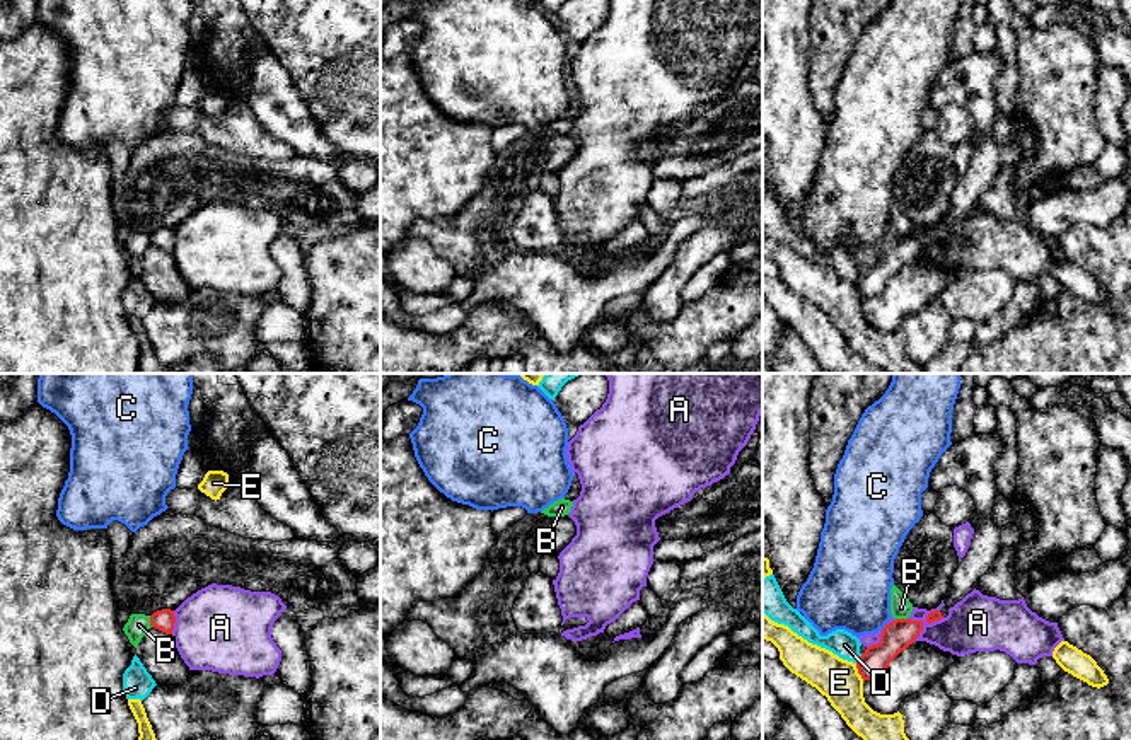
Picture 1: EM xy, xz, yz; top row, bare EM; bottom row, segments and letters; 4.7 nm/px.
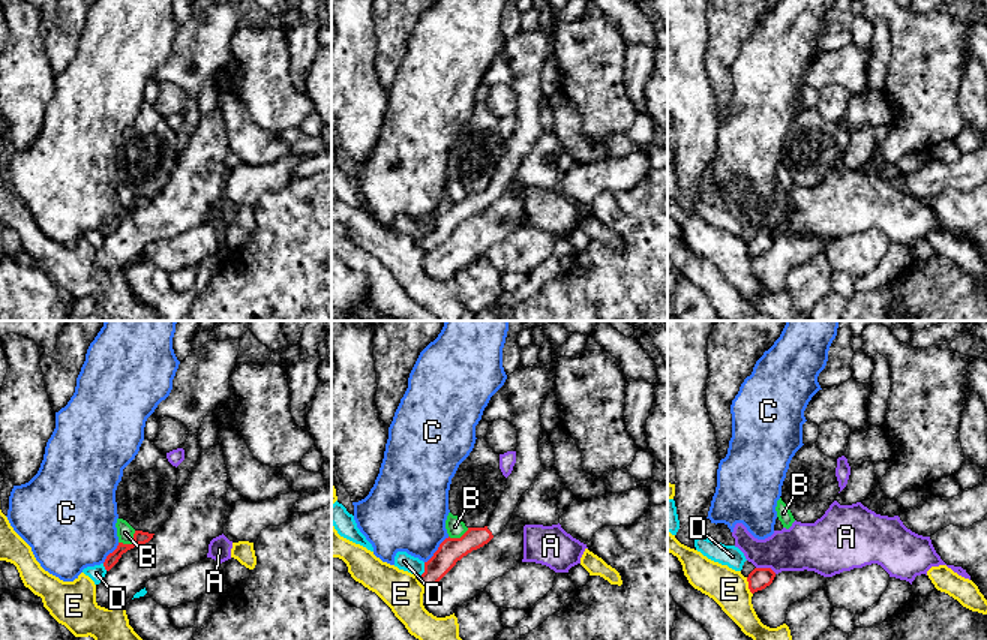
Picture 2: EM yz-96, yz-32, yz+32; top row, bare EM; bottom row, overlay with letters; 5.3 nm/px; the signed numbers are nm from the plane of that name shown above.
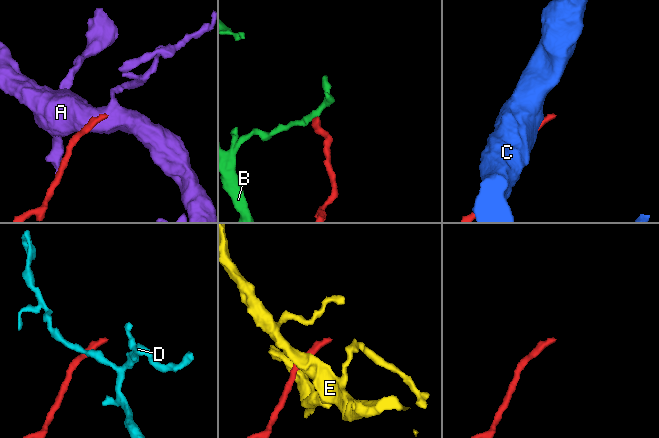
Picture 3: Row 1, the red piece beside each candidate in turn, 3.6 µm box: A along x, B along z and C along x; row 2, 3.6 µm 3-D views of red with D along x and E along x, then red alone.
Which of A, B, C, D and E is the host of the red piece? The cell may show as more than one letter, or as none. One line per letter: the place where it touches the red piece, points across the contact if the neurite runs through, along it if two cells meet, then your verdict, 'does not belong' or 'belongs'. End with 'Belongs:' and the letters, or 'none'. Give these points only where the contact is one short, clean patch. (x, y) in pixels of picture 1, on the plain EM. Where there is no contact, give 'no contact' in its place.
A: contact yz (922, 241); does not belong
B: contact xy (150, 239); border xy (149, 234), (152, 244); does not belong
C: contact yz (886, 244); border yz (886, 241), (882, 248); does not belong
D: contact yz (860, 277); border yz (862, 271), (855, 280); does not belong
E: contact yz (858, 290); border yz (855, 282), (864, 297); does not belong
Belongs: none

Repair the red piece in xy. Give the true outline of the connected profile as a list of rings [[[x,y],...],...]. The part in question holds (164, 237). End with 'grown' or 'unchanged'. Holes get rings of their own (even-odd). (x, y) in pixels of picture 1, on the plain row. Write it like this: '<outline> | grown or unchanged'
[[[162,227],[150,234],[150,244],[165,252],[172,252],[174,240],[176,240],[176,234],[174,228],[171,227]]] | unchanged

